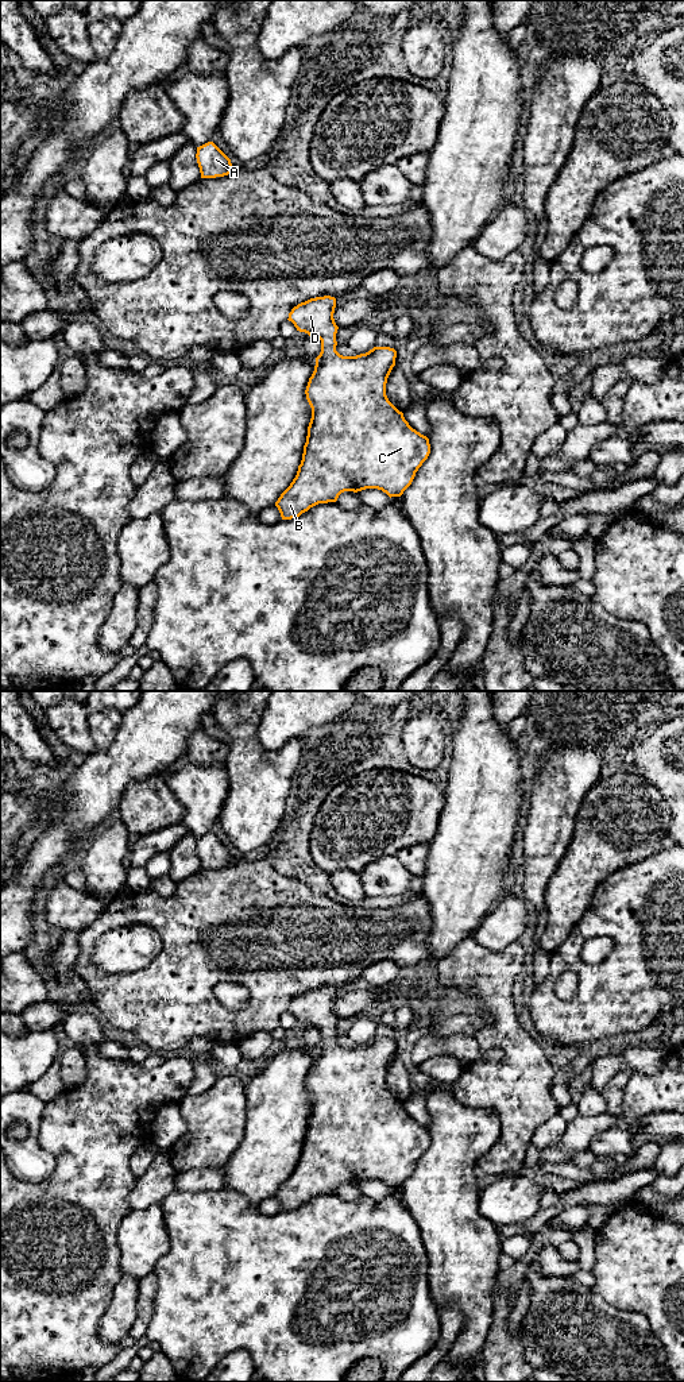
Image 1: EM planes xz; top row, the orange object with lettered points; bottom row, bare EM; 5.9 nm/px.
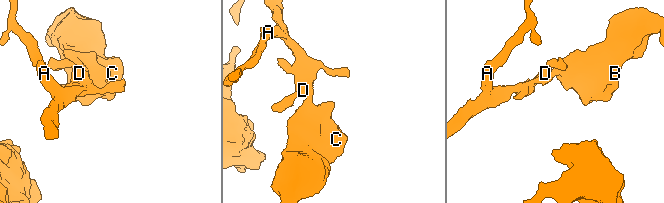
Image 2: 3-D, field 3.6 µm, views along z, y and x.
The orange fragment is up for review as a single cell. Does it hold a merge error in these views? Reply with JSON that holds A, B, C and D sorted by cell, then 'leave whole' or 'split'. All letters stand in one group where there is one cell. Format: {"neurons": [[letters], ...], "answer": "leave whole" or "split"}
{"neurons": [["A", "B", "C", "D"]], "answer": "leave whole"}

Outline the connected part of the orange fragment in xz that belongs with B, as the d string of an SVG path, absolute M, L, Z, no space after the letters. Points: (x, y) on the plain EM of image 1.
M316 988L294 997L287 1010L297 1022L318 1028L321 1031L321 1043L316 1049L314 1062L305 1081L306 1090L312 1099L312 1109L308 1117L302 1151L295 1169L275 1193L282 1211L297 1209L318 1194L336 1193L344 1182L358 1184L366 1180L378 1180L390 1189L401 1188L430 1144L429 1130L413 1120L405 1111L403 1104L386 1086L386 1074L395 1057L397 1042L390 1038L374 1038L368 1043L356 1047L340 1046L336 1042L339 1018L333 1010L335 999L335 988Z

